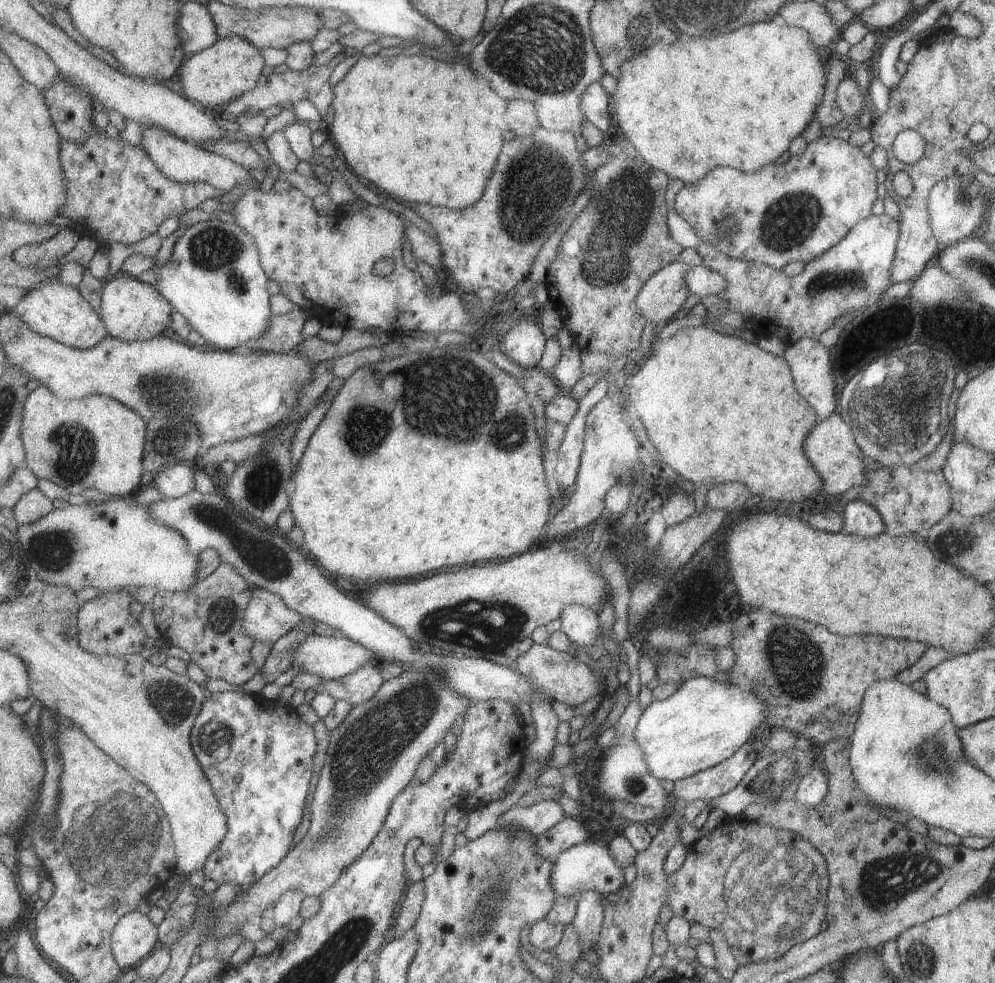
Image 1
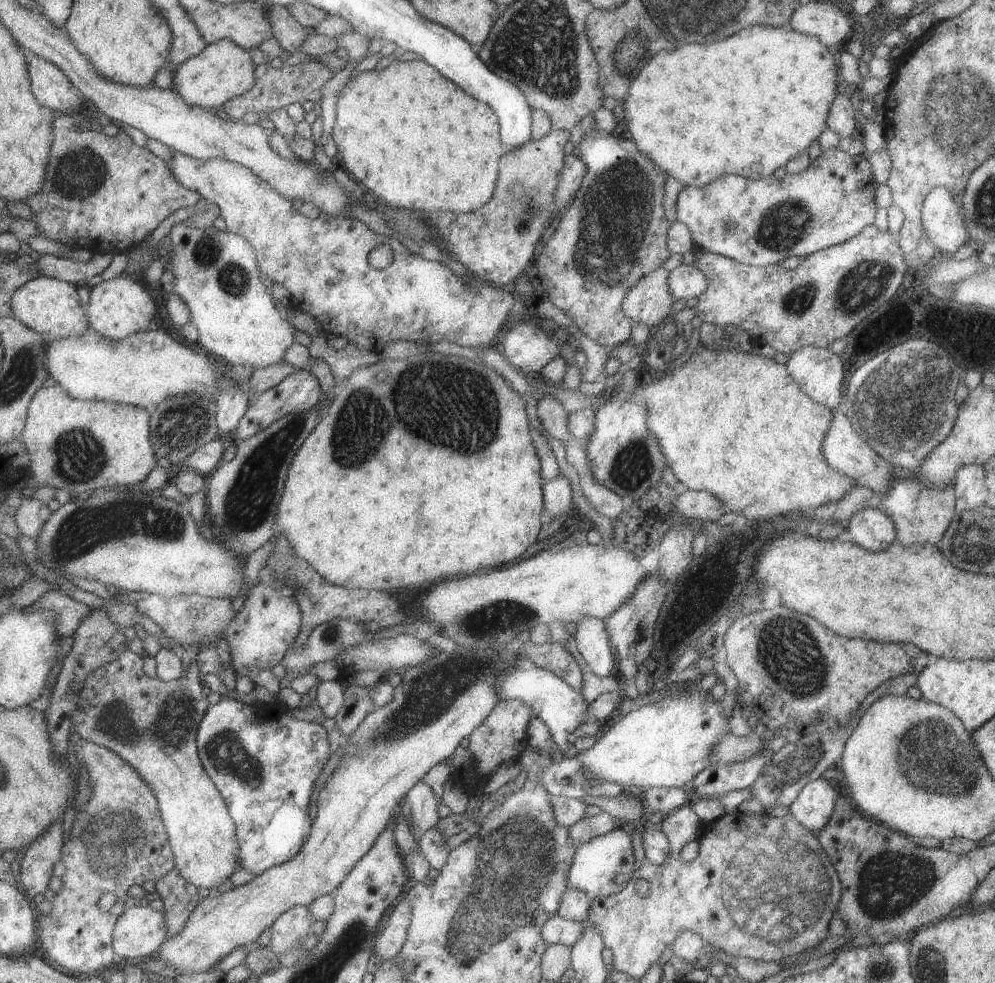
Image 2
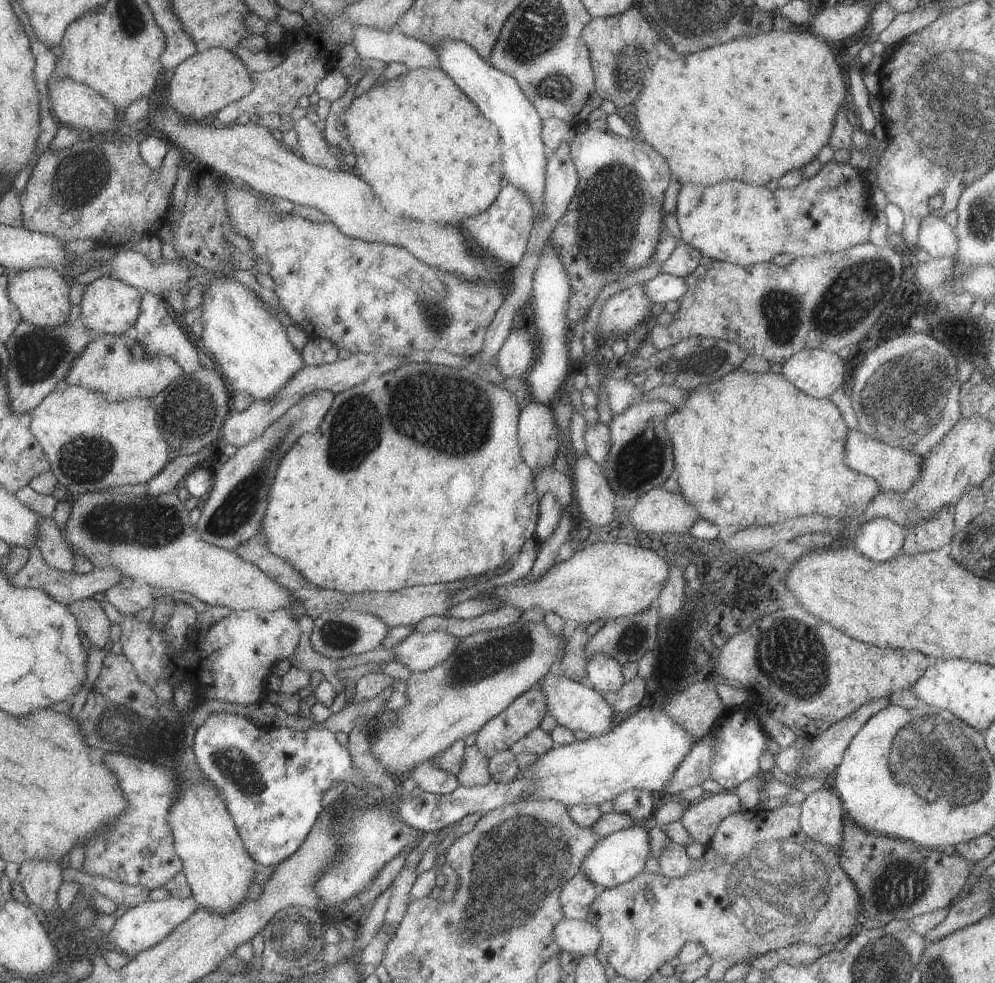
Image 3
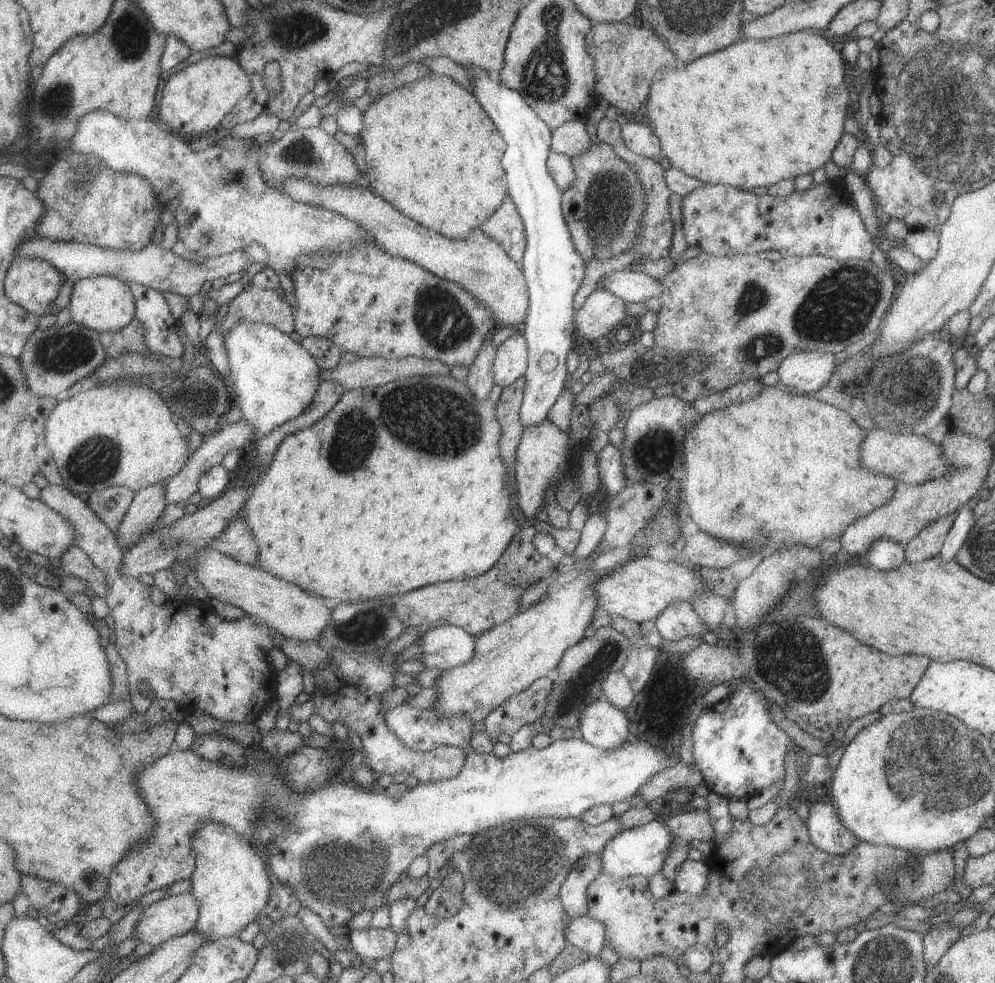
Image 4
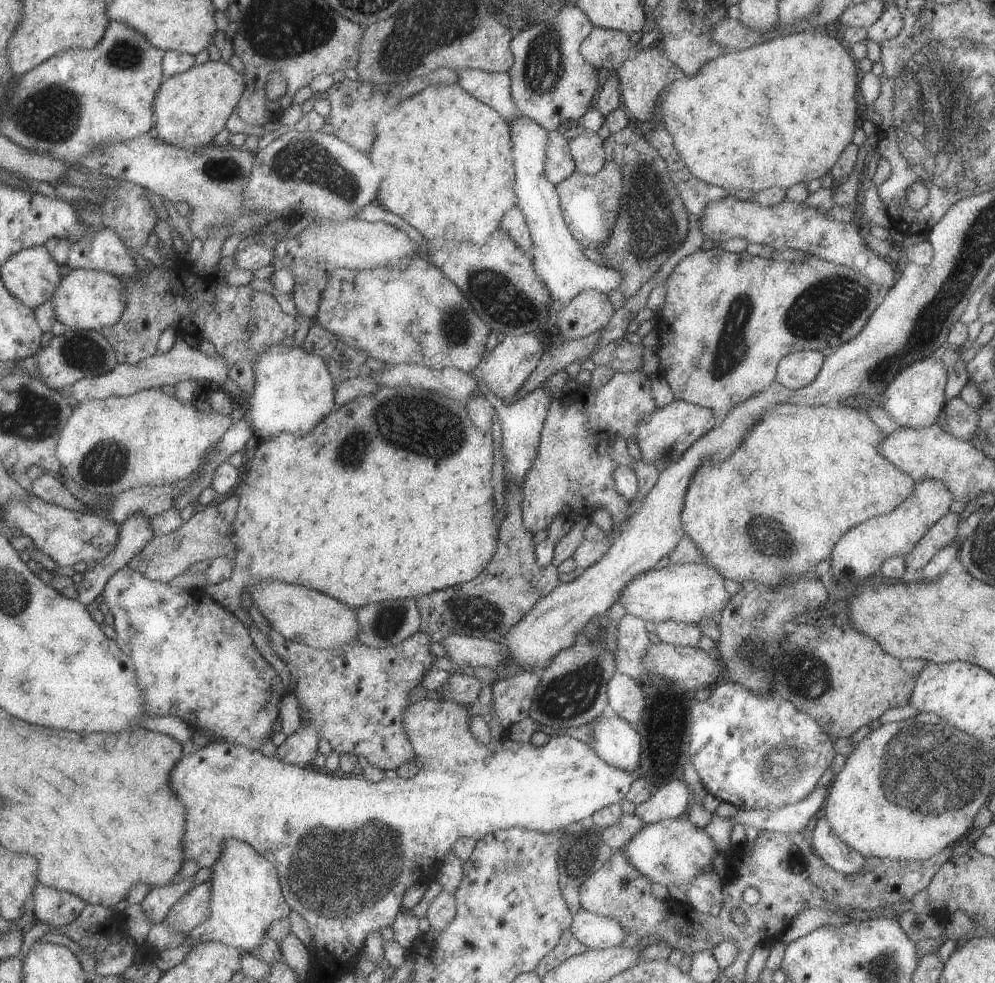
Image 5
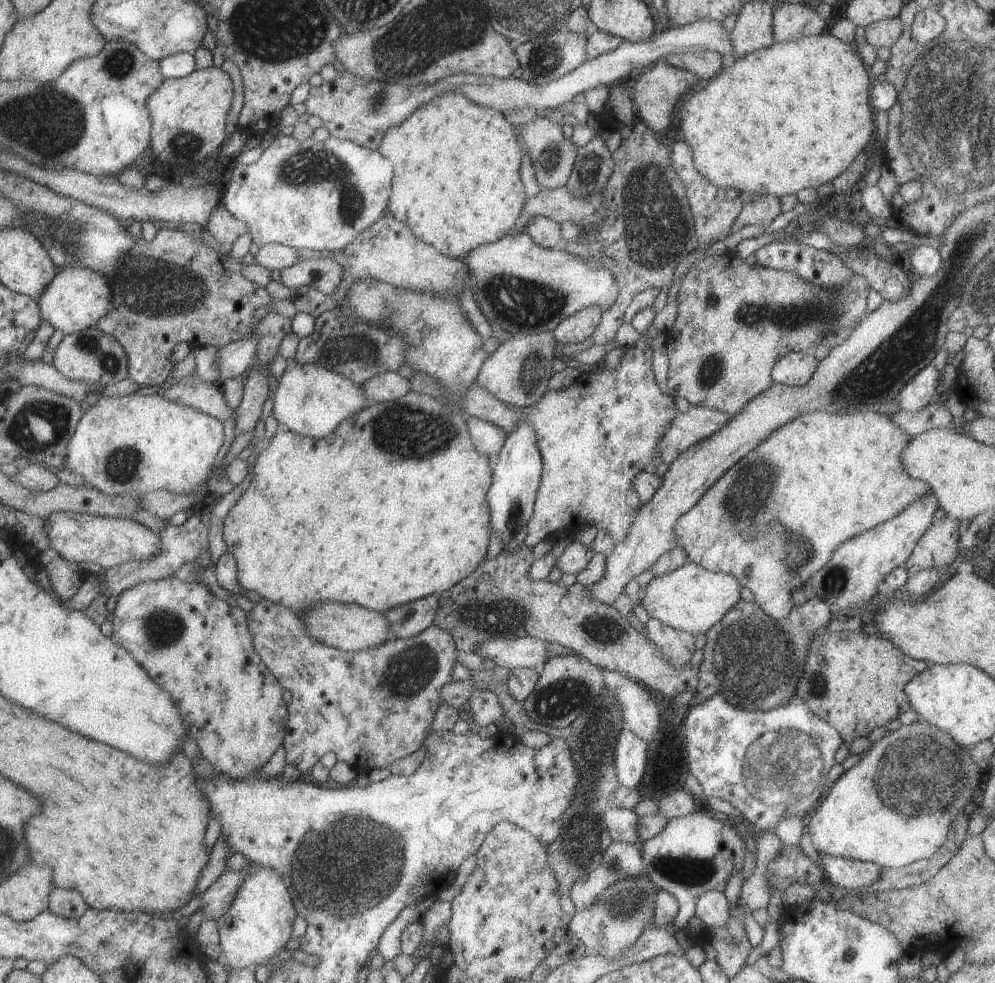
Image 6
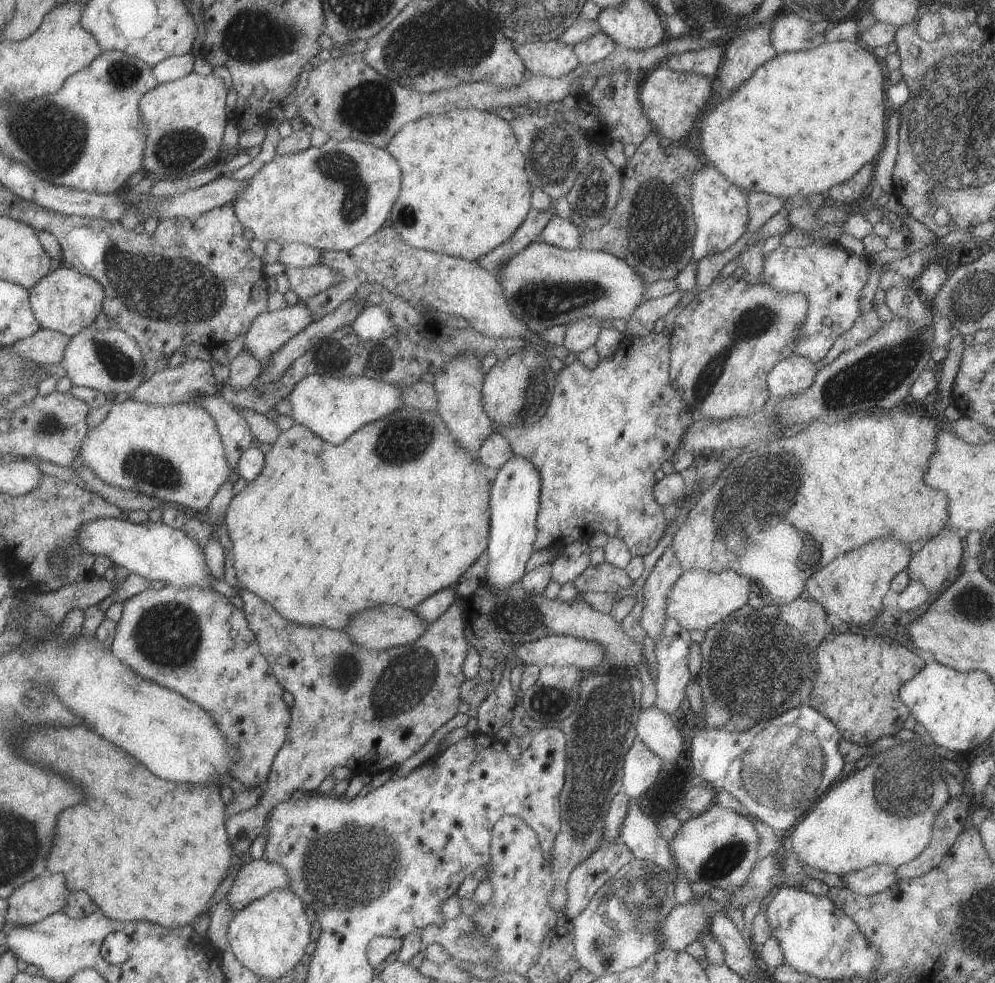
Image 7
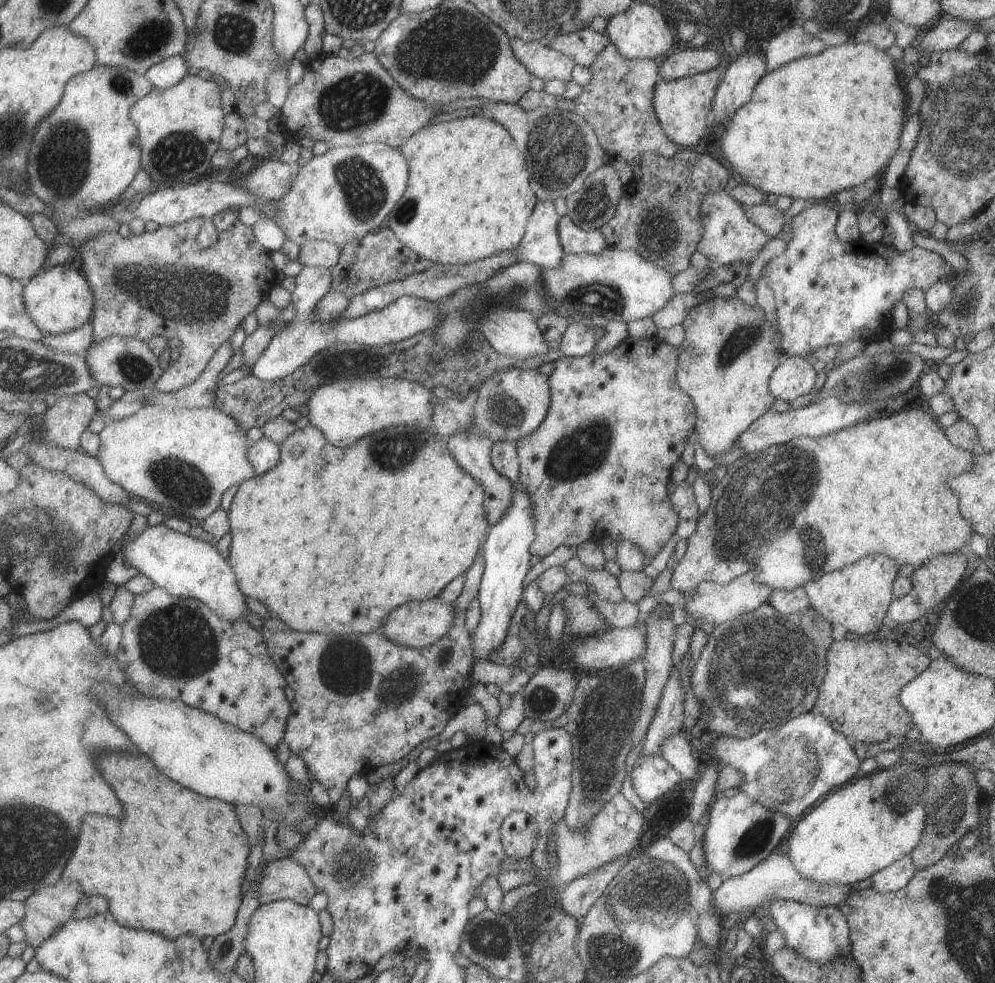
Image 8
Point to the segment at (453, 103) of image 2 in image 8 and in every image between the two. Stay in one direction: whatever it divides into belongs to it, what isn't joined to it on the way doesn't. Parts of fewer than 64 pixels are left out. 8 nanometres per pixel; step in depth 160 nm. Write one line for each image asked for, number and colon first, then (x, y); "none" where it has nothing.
3: (423, 148)
4: (430, 152)
5: (449, 176)
6: (456, 185)
7: (463, 191)
8: (477, 204)

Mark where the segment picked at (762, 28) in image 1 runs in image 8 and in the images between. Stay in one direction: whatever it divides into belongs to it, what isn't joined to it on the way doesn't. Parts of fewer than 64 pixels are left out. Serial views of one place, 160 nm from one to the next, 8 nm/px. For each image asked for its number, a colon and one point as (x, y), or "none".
2: (695, 112)
3: (751, 109)
4: (757, 111)
5: (778, 113)
6: (741, 136)
7: (798, 124)
8: (823, 123)

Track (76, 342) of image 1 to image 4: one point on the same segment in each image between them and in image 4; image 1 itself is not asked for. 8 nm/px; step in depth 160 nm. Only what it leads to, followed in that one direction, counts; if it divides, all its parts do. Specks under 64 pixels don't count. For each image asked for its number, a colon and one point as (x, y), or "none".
2: (50, 307)
3: (40, 295)
4: (33, 284)

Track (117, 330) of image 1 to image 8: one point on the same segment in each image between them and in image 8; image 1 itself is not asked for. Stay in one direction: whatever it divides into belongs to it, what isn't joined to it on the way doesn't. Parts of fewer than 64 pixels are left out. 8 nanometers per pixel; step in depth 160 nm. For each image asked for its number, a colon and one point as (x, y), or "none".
2: (117, 307)
3: (109, 306)
4: (105, 304)
5: (89, 299)
6: (75, 298)
7: (65, 301)
8: (58, 299)

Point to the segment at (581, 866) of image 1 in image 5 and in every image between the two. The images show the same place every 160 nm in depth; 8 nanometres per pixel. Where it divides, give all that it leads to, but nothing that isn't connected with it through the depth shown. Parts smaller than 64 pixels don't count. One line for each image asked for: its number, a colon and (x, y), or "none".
2: (600, 867)
3: (618, 857)
4: (640, 850)
5: (671, 852)

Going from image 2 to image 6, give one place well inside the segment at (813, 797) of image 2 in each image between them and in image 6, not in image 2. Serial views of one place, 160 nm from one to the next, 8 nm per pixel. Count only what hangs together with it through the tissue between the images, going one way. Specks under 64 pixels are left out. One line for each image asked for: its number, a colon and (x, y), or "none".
3: (820, 818)
4: (825, 830)
5: (834, 853)
6: (855, 875)

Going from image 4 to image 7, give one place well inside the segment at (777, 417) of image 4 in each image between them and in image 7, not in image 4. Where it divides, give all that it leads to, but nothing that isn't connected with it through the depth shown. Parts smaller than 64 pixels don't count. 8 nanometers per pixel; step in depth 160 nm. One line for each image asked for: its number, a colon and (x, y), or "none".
5: (815, 470)
6: (839, 474)
7: (781, 510)

